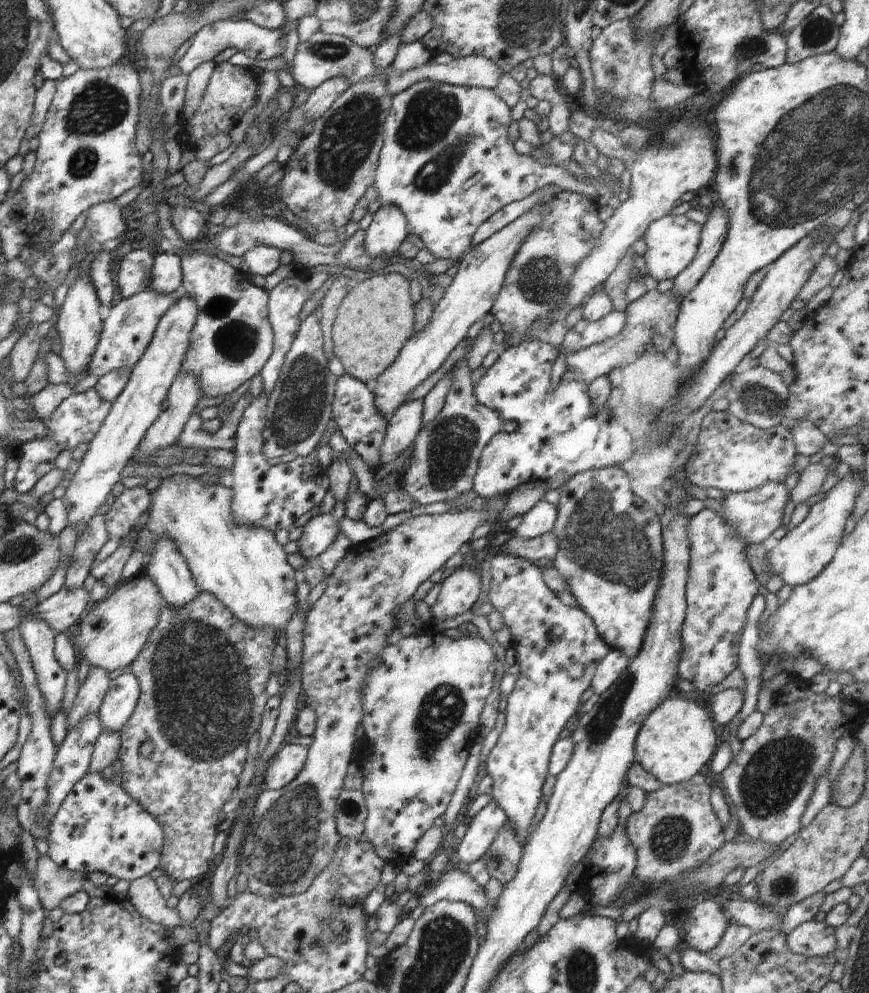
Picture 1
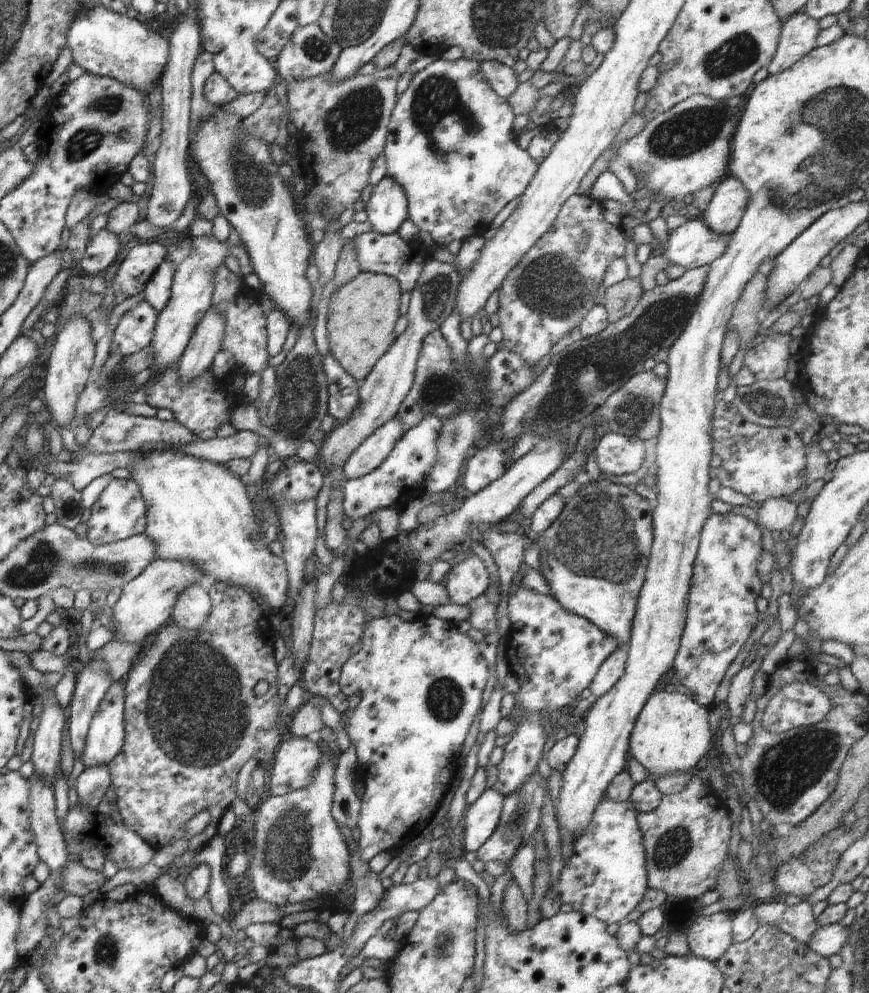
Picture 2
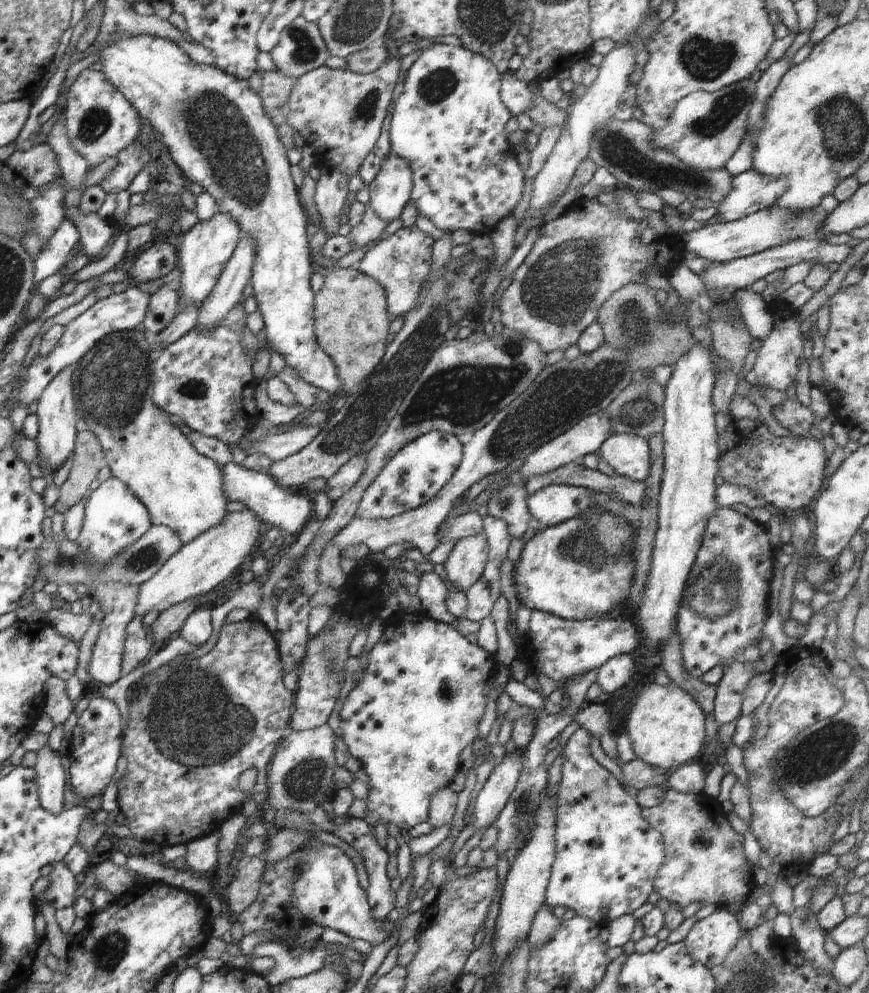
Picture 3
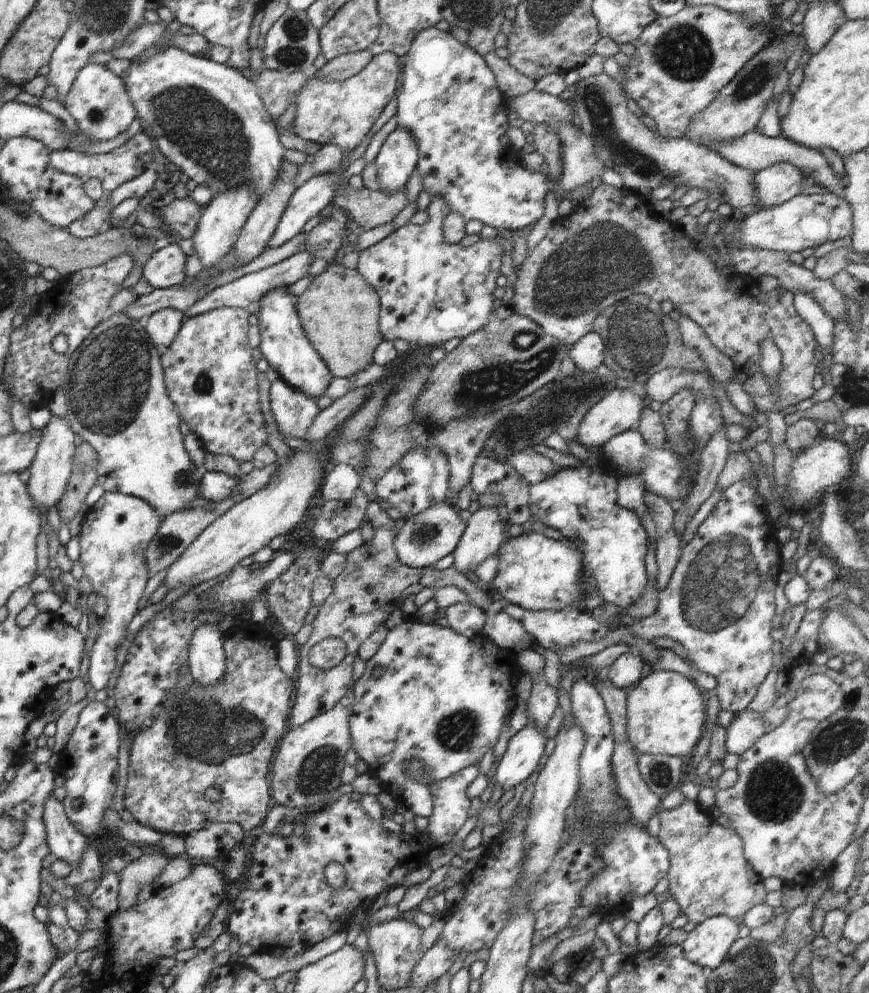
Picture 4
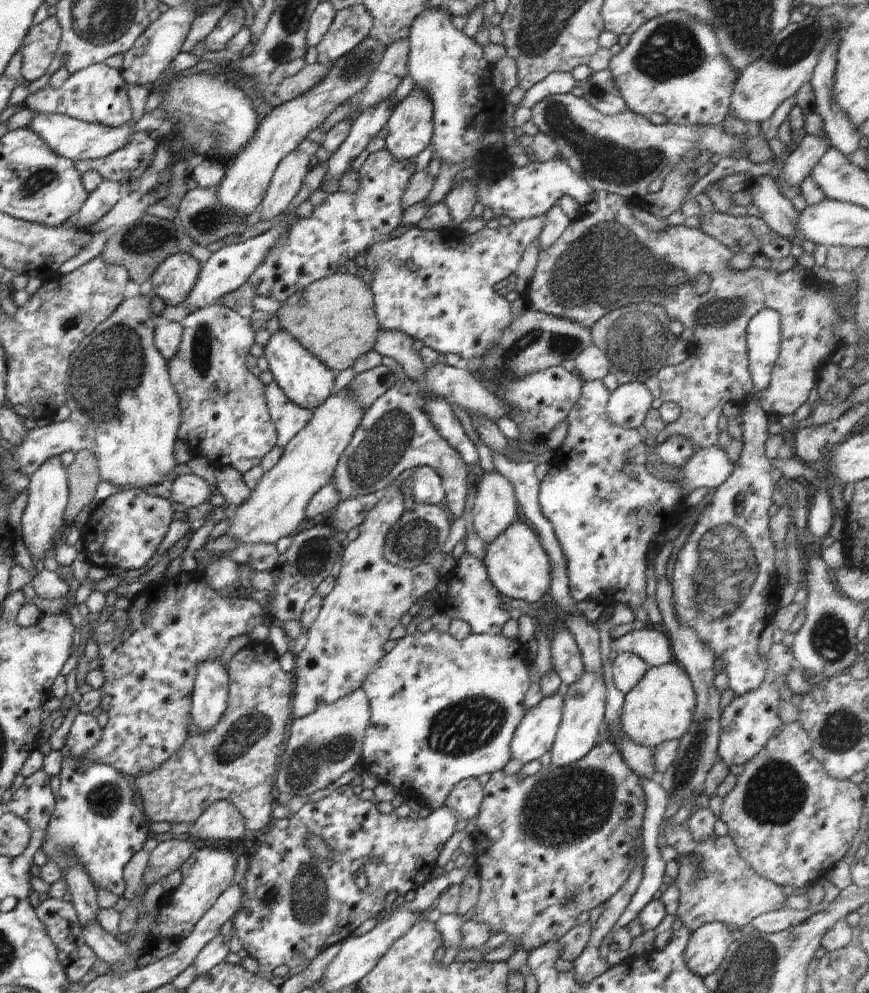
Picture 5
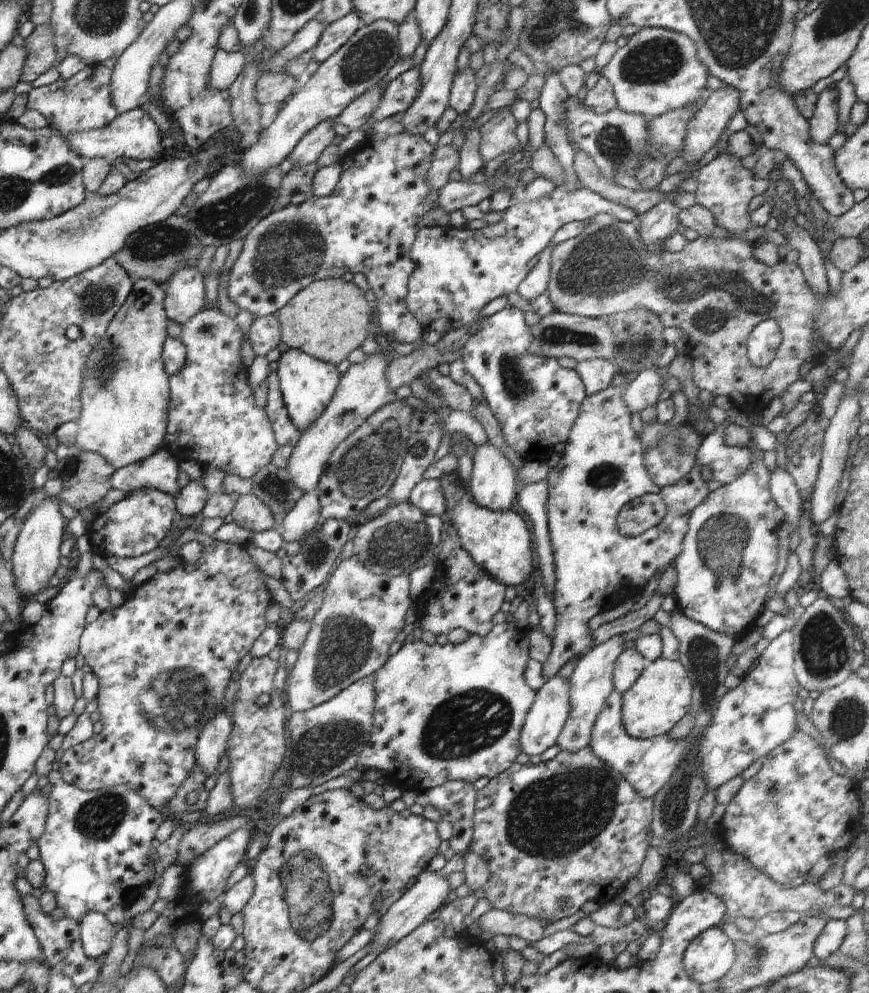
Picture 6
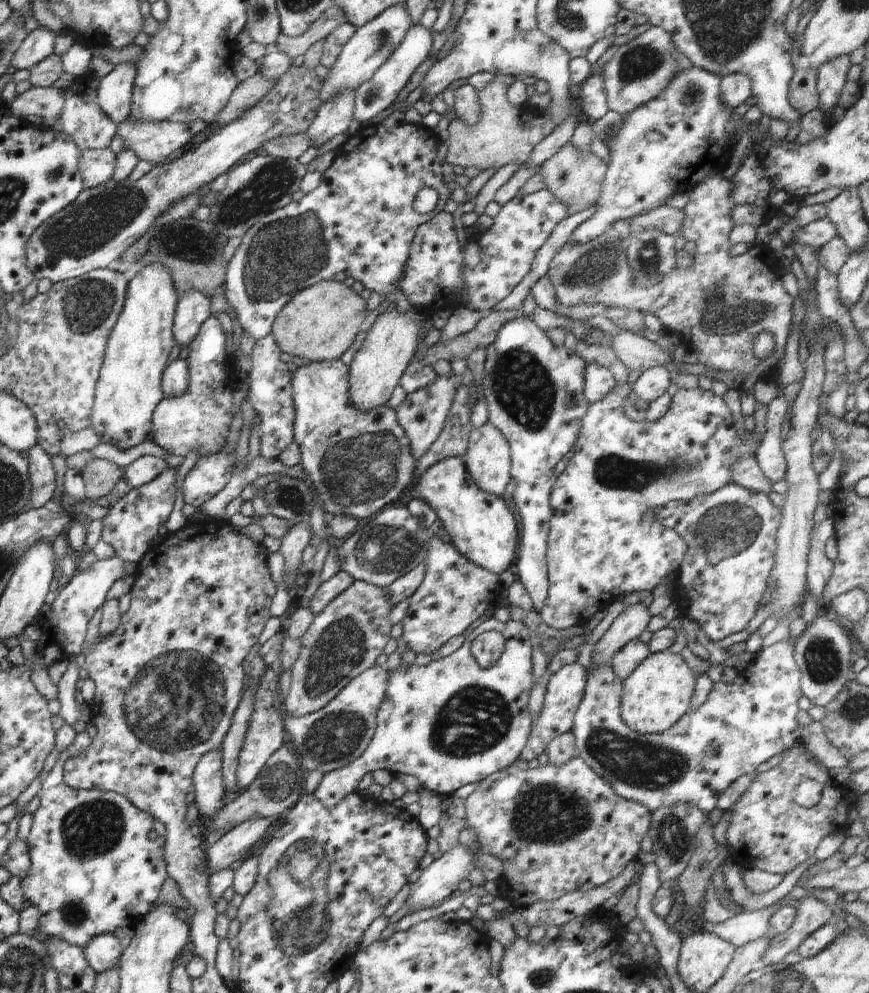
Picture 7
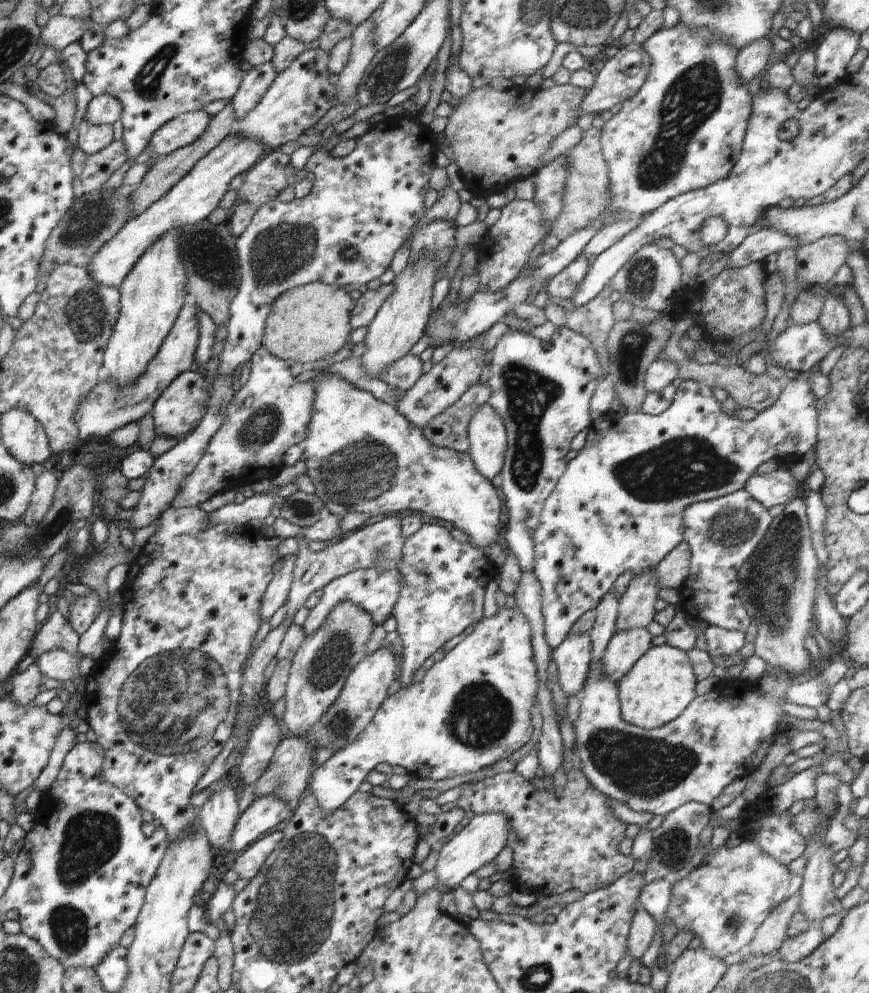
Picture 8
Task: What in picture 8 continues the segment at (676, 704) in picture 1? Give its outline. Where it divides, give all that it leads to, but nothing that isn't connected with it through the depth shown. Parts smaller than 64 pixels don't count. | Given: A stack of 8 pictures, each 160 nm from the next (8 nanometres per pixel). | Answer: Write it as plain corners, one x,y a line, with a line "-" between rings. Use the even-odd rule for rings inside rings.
664,643
648,652
617,682
622,718
643,729
655,729
678,718
696,698
697,678
692,663
682,649

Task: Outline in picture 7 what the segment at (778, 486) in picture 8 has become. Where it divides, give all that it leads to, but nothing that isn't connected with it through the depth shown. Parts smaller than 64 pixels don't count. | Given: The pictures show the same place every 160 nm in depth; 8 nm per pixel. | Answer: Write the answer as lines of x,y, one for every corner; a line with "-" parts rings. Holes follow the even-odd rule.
743,455
731,467
734,483
765,495
772,493
773,484
764,476
755,455

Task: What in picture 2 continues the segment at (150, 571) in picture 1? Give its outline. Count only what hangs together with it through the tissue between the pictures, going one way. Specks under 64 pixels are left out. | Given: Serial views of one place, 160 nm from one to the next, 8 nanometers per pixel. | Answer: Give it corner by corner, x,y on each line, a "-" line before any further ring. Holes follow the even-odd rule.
196,583
178,597
171,620
181,629
197,631
206,622
211,604
207,584

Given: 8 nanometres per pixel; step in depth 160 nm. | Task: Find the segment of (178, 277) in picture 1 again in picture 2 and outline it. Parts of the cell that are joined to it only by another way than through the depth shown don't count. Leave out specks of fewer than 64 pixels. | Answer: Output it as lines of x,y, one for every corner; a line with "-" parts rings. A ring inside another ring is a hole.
164,261
143,290
145,301
153,307
157,315
163,312
170,300
175,270
174,263

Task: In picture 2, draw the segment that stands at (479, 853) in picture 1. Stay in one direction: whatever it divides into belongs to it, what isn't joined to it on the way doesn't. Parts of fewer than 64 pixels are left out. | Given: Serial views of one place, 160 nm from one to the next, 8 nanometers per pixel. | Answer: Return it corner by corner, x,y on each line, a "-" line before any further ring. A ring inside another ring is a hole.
487,787
481,796
464,810
464,848
478,850
498,826
503,809
501,792

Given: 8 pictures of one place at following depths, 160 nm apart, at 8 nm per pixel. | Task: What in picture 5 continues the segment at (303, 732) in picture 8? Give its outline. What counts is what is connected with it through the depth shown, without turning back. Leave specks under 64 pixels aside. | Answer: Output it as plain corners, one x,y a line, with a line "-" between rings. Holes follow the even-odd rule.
388,485
382,493
378,504
368,512
364,522
359,526
358,537
354,541
344,541
342,567
335,579
334,588
323,598
318,616
307,630
305,648
295,656
291,712
296,718
302,718
314,712
320,705
336,702
339,698
360,689
364,679
386,654
382,646
389,640
392,628
402,622
412,604
426,593
434,591
440,581
431,563
422,563
413,569
403,569
392,566
383,559
381,552
386,533
405,509
400,486

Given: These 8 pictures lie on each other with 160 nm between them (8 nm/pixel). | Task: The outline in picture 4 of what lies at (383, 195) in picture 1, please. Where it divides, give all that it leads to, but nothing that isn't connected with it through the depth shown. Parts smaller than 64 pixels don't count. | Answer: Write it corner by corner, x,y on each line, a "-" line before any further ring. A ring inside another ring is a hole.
431,26
421,30
414,37
410,50
408,54
405,54
404,60
406,62
404,62
404,68
400,76
400,89
397,94
397,124
398,127
406,128
406,130
409,130
416,137
417,145
419,146
417,169
423,180
423,189
430,192
431,200
436,195
442,197
449,206
449,212
459,212
465,218
466,222
469,220
480,220
486,226
508,228
508,230
522,230
522,228
528,228
528,226
536,224
544,214
544,198
546,198
546,194
548,194
548,190
551,188
551,181
548,174
545,174
544,171
529,171
524,169
519,157
508,146
504,146
500,142
500,136
505,134
510,121
508,116
509,108
506,104
506,96
499,89
496,75
488,66
484,57
466,43
460,43
450,32
440,31
436,27

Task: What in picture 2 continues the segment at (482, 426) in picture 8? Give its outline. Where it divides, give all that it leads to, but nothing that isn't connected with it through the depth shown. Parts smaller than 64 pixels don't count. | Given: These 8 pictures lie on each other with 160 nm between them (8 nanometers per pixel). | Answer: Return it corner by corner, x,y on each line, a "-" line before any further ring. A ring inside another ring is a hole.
470,555
460,562
452,564
452,568
444,578
451,604
467,605
486,591
488,571
478,555

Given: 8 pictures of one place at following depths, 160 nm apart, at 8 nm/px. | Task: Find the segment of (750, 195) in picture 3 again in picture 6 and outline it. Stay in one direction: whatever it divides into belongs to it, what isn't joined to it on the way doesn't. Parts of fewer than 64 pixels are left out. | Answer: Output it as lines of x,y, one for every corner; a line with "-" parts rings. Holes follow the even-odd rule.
836,84
824,88
817,95
814,114
809,120
811,137
814,142
826,145
838,128
838,89

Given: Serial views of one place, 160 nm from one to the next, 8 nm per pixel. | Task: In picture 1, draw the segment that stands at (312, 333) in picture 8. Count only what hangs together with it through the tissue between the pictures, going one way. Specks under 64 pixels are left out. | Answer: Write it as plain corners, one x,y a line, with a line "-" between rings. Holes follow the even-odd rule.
388,273
388,274
378,274
376,276
364,279
361,282
357,282
353,288
351,288
342,299
340,306
337,310
337,315
332,327
332,338
333,338
333,353
338,357
338,360
342,363
345,373
350,375
352,378
359,380
360,382
368,382
368,380
377,379
380,374
382,374
393,362
396,360
398,353
401,348
405,345
405,342
411,338
413,334
414,317
415,317
415,306
410,299
410,283
404,276
399,273

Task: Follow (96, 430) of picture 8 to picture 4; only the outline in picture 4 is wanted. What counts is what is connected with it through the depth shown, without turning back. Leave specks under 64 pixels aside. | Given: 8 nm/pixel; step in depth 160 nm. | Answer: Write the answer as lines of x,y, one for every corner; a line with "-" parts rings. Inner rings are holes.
177,244
158,249
143,266
143,276
155,289
169,289
184,282
186,255

